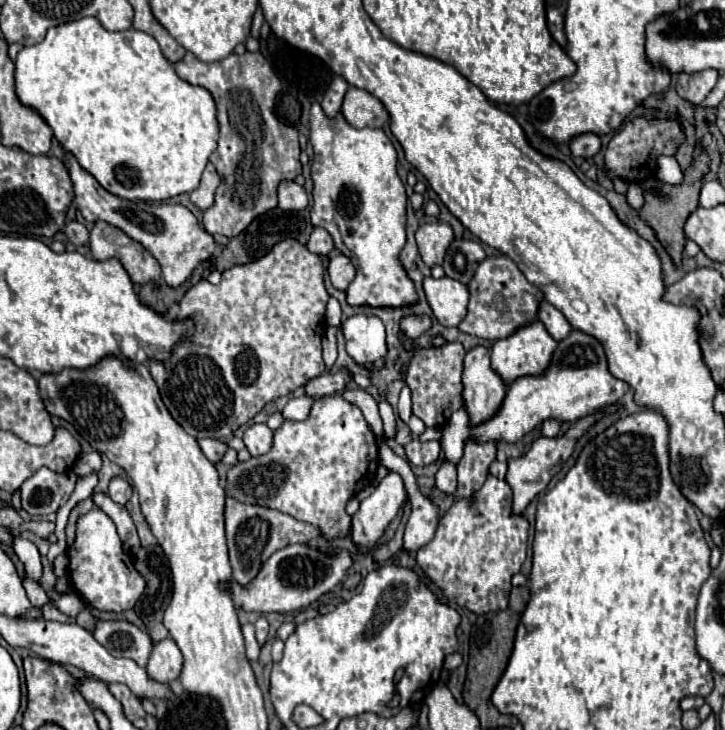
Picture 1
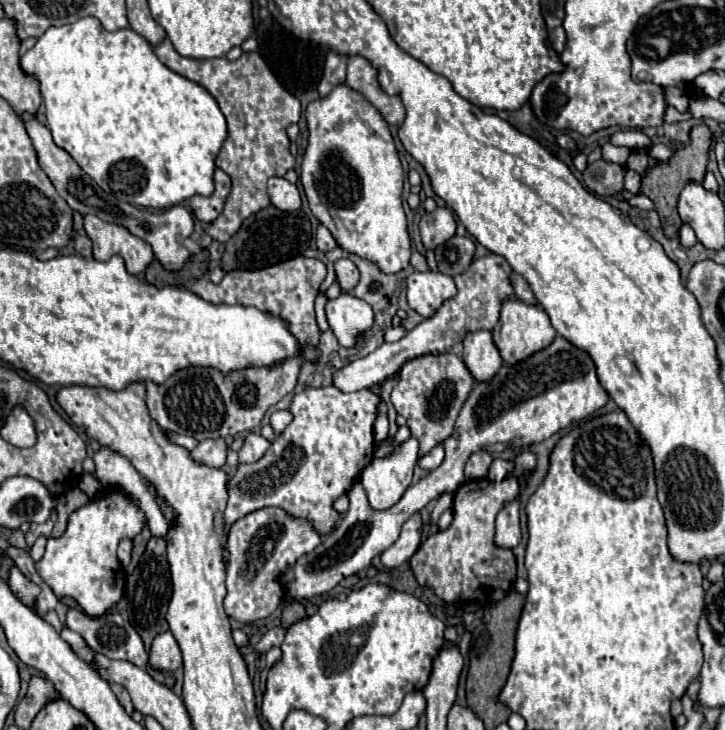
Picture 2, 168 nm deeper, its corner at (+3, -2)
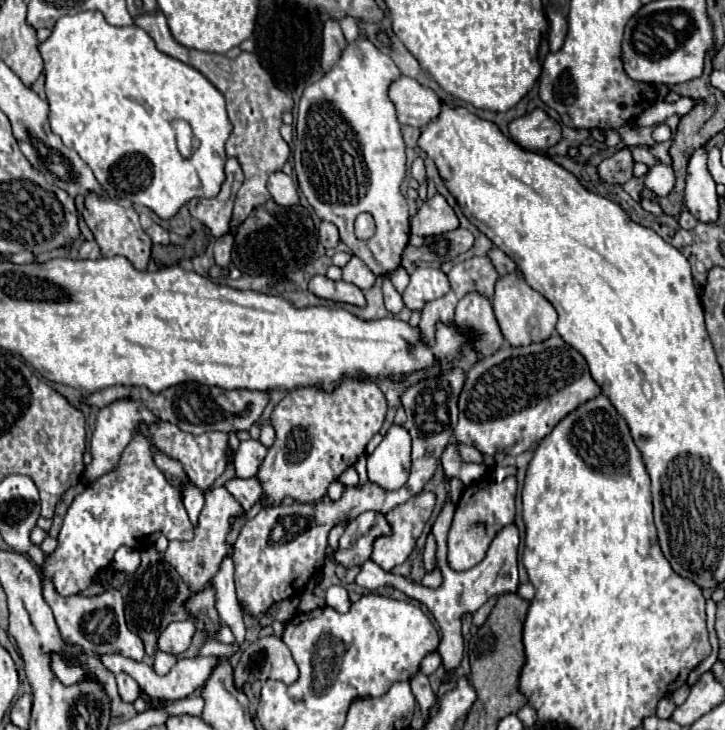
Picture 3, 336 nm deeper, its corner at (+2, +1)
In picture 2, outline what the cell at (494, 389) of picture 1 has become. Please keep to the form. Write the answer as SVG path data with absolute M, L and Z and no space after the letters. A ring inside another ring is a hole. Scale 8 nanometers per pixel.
M483 329L467 333L463 345L465 345L463 361L477 383L489 381L495 375L495 371L499 371L499 367L503 365L499 349L493 343L491 331Z

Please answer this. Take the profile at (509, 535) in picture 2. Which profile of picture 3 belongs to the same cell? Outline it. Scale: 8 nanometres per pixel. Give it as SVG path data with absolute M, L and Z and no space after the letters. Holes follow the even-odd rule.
M446 500L444 506L440 508L436 520L434 520L434 526L432 526L432 532L434 532L434 538L436 538L436 544L438 544L436 560L438 560L438 564L442 568L442 576L444 576L444 582L442 582L440 588L432 590L432 588L424 588L422 584L414 584L414 582L406 580L400 574L392 574L392 572L382 570L372 560L368 560L368 564L362 564L362 572L356 576L356 584L364 586L368 590L376 590L380 586L392 584L394 588L402 590L406 596L416 598L418 602L422 602L434 614L434 618L440 624L440 634L442 634L442 640L440 640L440 646L438 646L438 654L440 654L442 666L446 670L446 680L452 678L452 672L460 666L462 654L464 654L464 638L462 638L462 632L460 632L460 624L462 624L460 616L464 612L476 612L490 596L516 592L516 588L518 588L516 554L518 554L518 540L520 540L516 524L508 524L494 536L494 540L492 540L492 544L490 544L490 548L486 552L486 558L478 566L474 566L468 572L452 572L448 568L448 564L446 564L446 534L448 534L448 528L452 524L452 516L454 516L454 502Z

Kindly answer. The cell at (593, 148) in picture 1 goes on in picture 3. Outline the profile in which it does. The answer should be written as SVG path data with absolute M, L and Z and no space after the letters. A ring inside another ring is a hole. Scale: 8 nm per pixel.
M534 110L510 124L510 136L526 150L544 152L562 140L562 130L542 110Z

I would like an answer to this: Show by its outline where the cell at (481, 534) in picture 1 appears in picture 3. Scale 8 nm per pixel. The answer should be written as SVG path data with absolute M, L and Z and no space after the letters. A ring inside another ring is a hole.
M508 476L502 482L476 480L464 488L456 514L448 532L448 566L456 572L474 568L484 556L492 542L492 536L506 524L514 522L514 500L516 500L516 478Z

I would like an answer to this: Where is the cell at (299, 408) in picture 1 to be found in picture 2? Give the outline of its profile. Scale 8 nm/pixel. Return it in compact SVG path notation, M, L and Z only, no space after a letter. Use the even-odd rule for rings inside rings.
M283 409L283 411L275 411L275 413L271 415L269 425L271 425L271 429L279 435L279 433L291 423L291 419L293 419L293 415L291 415L287 409Z

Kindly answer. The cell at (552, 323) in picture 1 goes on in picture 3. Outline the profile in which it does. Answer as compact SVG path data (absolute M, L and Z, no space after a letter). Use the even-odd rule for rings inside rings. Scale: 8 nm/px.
M492 248L492 250L488 252L488 256L490 256L490 260L492 260L492 264L496 266L496 270L498 270L500 276L506 276L506 274L516 272L516 264L514 264L514 260L512 260L510 256L506 256L502 250Z

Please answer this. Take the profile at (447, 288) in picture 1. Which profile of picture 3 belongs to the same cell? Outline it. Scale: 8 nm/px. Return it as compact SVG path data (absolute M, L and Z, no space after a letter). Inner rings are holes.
M416 268L410 274L410 284L402 294L402 300L410 310L422 310L426 302L444 296L448 288L448 276L440 268Z

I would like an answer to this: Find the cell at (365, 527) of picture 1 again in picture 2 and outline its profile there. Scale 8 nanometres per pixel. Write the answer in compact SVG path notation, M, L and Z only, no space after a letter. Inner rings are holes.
M403 441L391 455L373 459L361 473L361 485L367 491L373 509L389 509L411 485L413 467L417 463L419 441Z

